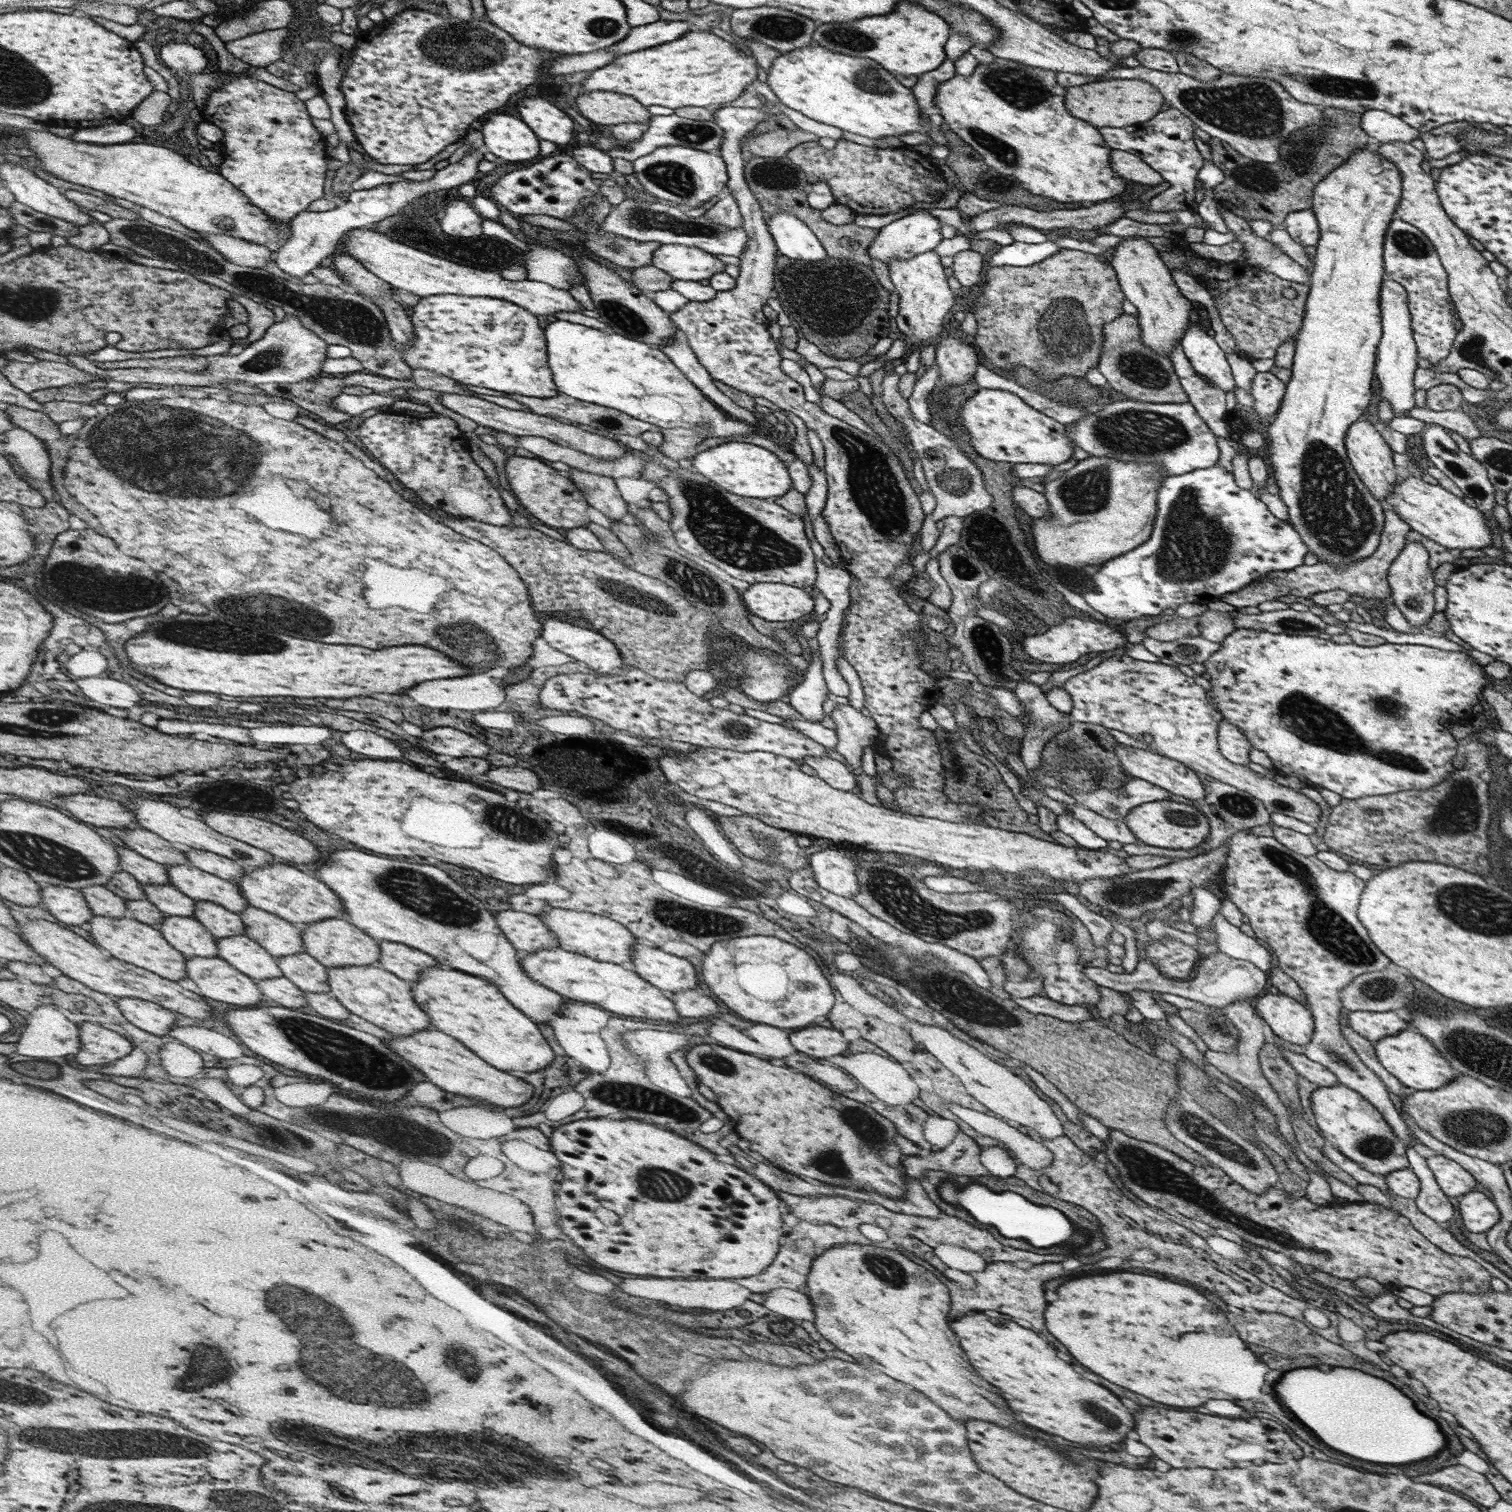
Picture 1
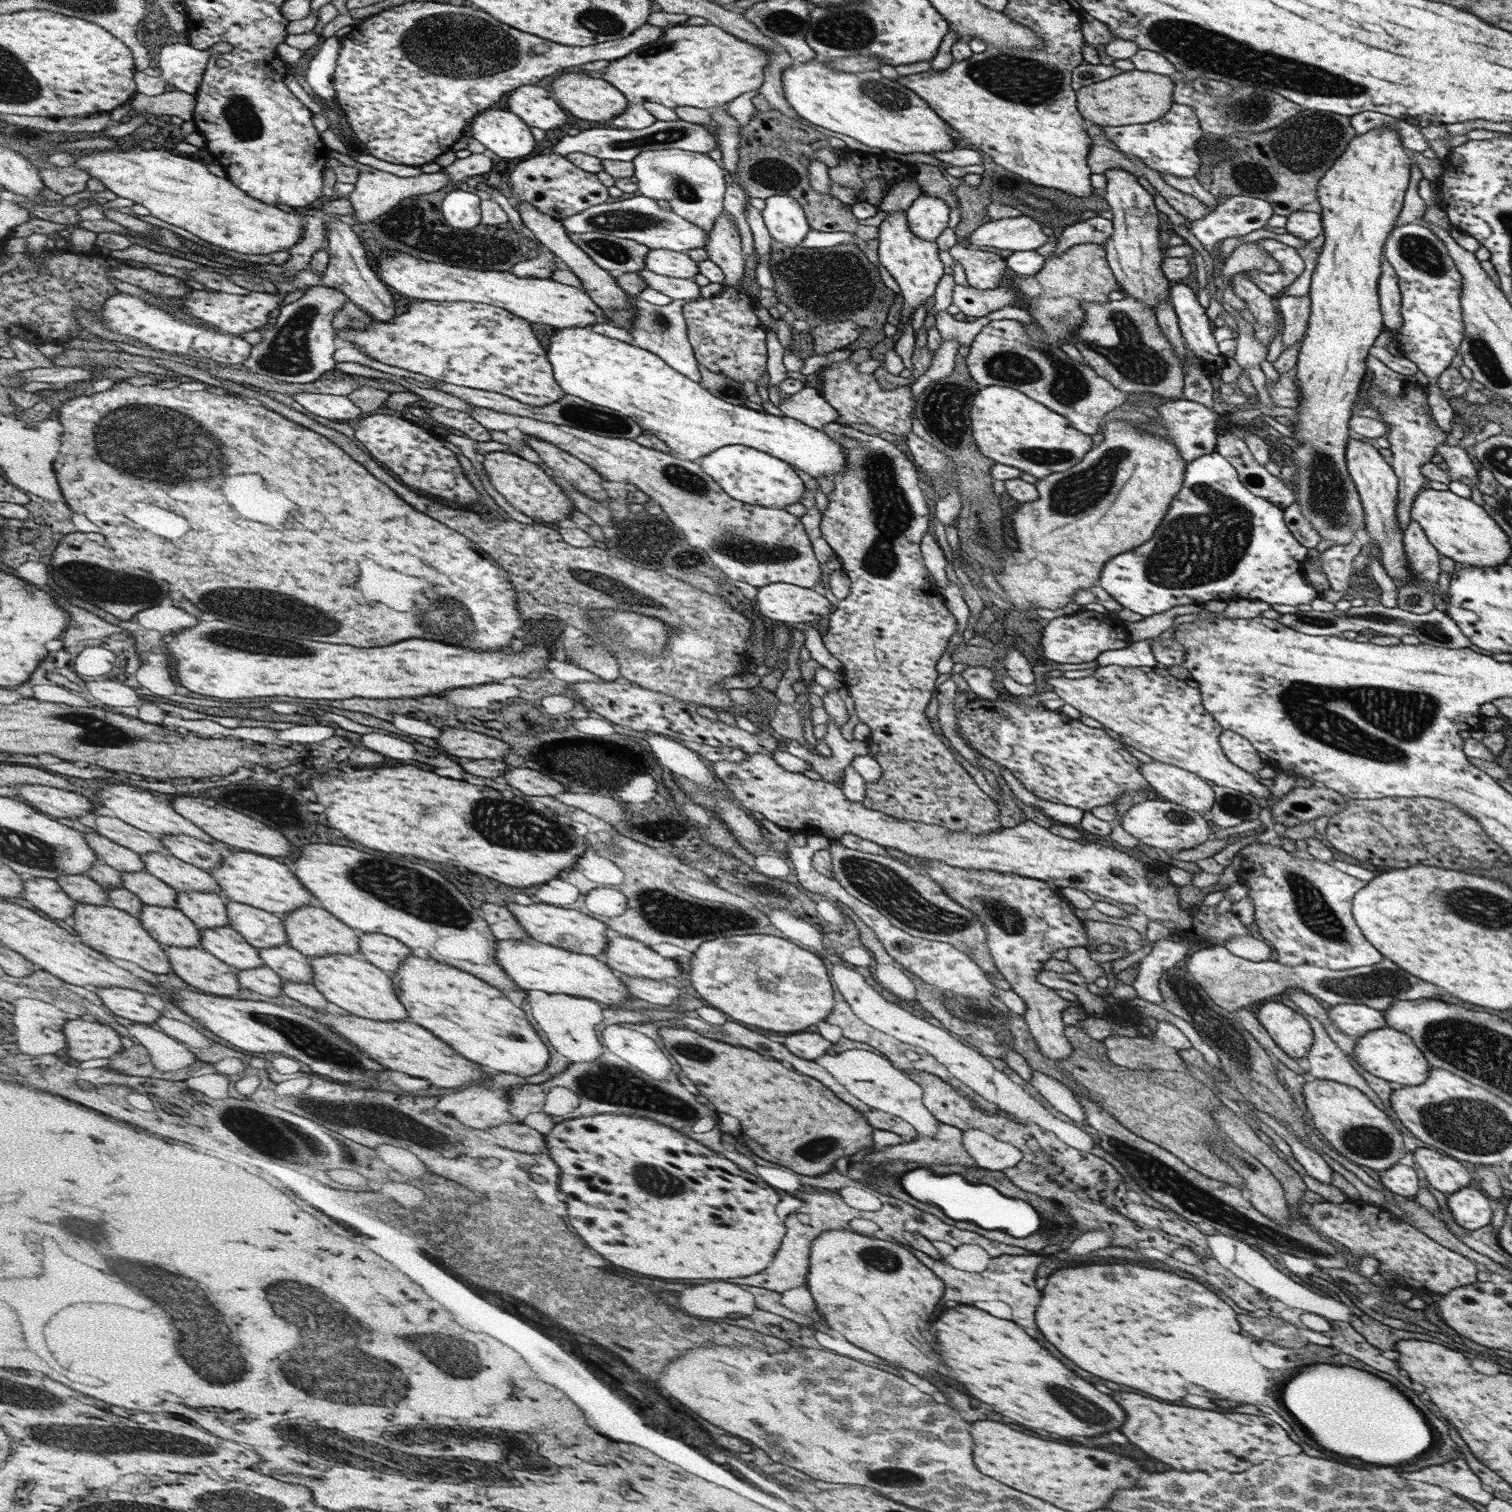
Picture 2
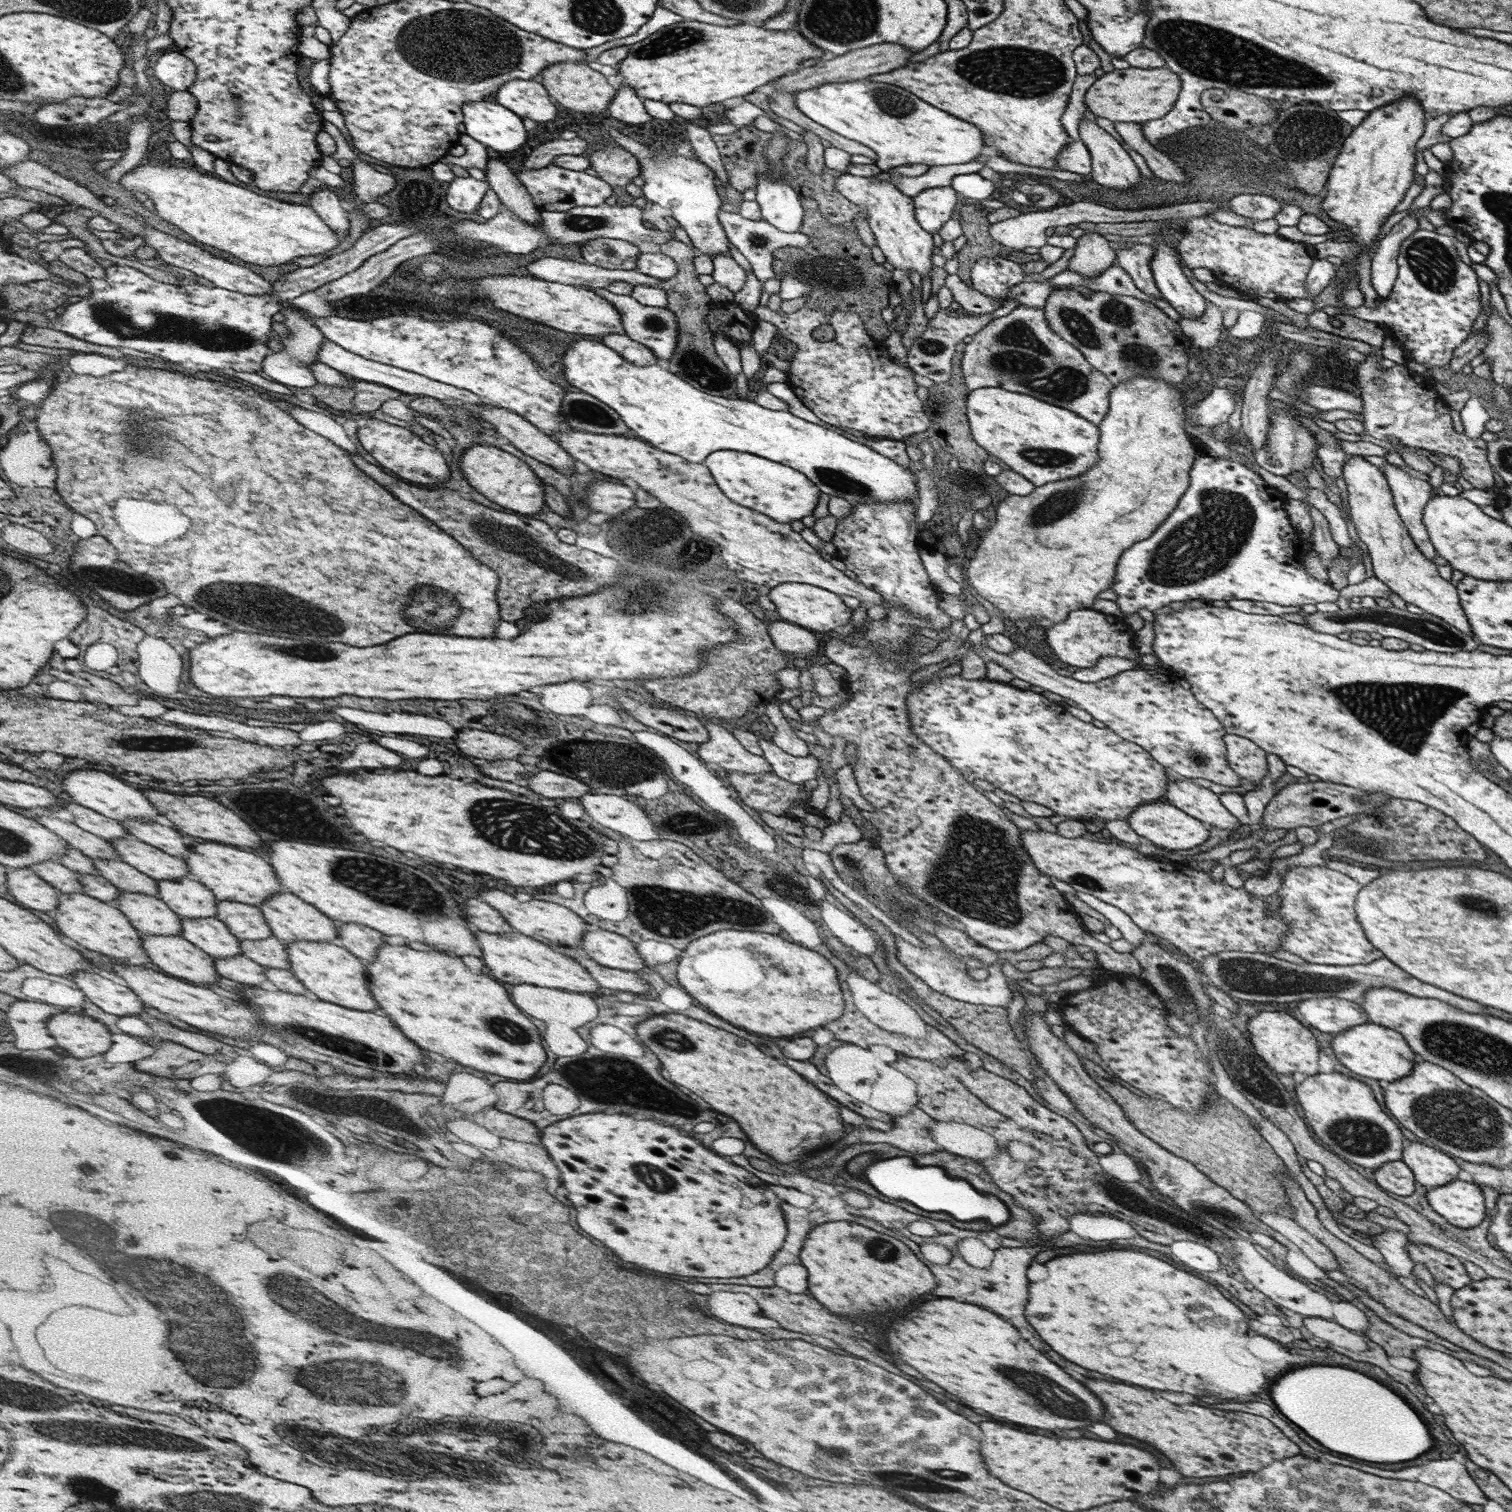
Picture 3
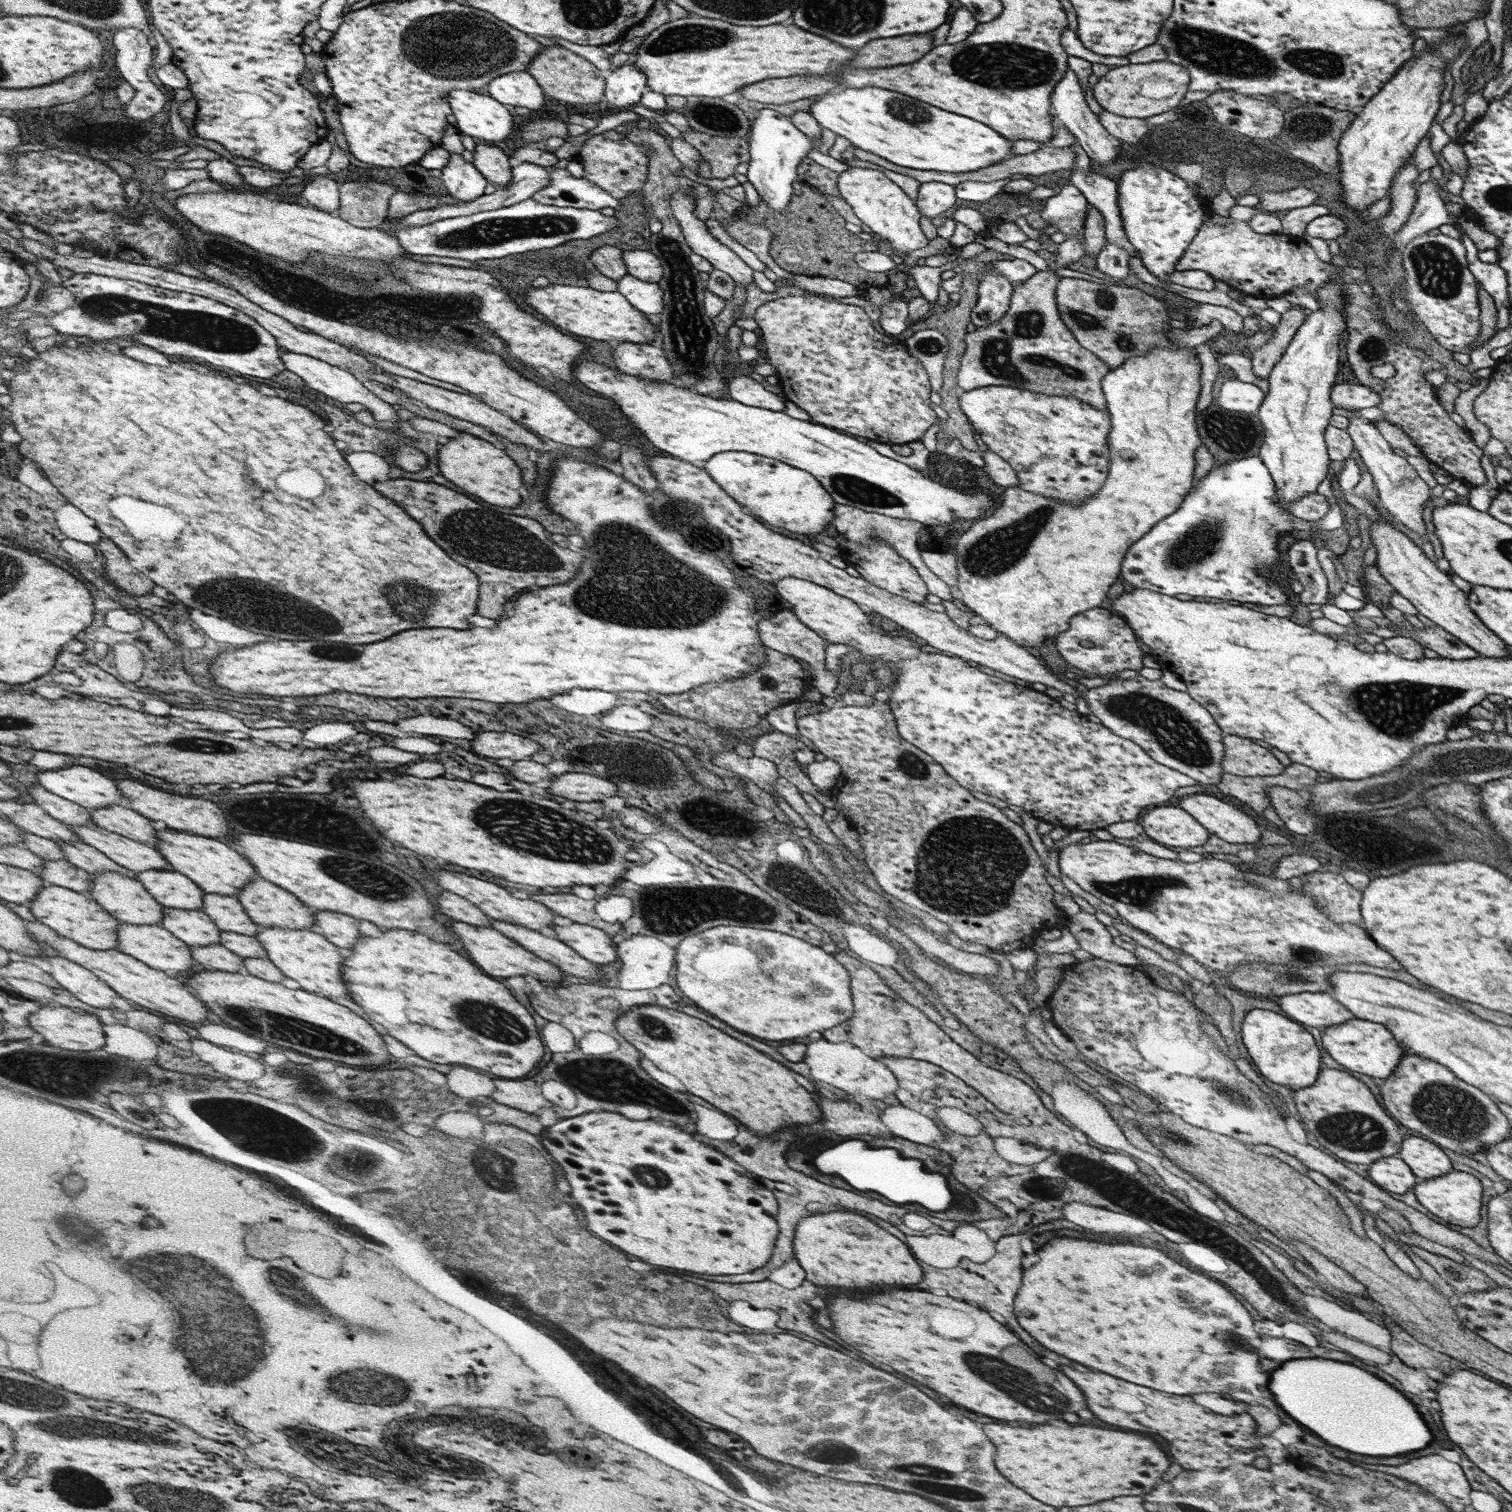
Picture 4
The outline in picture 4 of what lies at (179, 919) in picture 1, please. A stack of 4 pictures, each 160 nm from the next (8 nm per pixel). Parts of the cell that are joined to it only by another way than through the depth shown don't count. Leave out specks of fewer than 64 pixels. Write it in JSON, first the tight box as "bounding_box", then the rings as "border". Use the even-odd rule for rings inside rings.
{"bounding_box":[90,871,165,925],"border":[[[106,871],[94,875],[90,893],[124,923],[158,925],[164,918],[165,907],[146,889],[144,883],[121,872]]]}

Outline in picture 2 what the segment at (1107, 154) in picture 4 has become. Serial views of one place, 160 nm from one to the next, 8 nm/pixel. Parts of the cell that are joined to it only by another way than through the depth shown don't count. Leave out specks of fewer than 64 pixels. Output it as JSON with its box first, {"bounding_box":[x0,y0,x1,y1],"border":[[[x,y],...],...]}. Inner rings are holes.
{"bounding_box":[1102,168,1171,312],"border":[[[1109,168],[1103,172],[1107,178],[1106,188],[1102,192],[1104,200],[1114,214],[1113,231],[1104,242],[1108,267],[1112,269],[1118,284],[1124,288],[1124,294],[1137,298],[1155,312],[1160,301],[1171,304],[1169,282],[1162,272],[1164,256],[1160,249],[1160,218],[1153,197],[1148,189],[1140,185],[1137,176],[1124,169]]]}

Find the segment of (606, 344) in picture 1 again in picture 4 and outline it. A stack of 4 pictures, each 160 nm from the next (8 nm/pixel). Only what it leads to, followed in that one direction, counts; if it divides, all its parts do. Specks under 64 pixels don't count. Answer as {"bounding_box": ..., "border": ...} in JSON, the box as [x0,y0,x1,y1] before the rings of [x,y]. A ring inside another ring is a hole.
{"bounding_box":[574,361,998,528],"border":[[[593,361],[579,362],[574,373],[584,386],[618,402],[622,412],[634,424],[636,431],[642,436],[646,436],[654,448],[664,450],[668,455],[688,463],[702,465],[716,454],[728,452],[728,450],[764,455],[790,466],[799,467],[800,470],[806,470],[809,474],[814,475],[830,492],[835,504],[847,504],[866,512],[875,512],[900,520],[914,520],[922,523],[924,528],[948,526],[955,520],[976,522],[976,519],[980,518],[987,510],[998,506],[994,498],[990,498],[982,492],[980,494],[962,494],[954,488],[942,486],[919,470],[914,470],[910,466],[898,462],[898,460],[886,458],[867,442],[861,442],[850,434],[847,435],[820,423],[790,417],[784,411],[774,412],[765,408],[746,406],[724,394],[722,396],[700,396],[700,394],[688,392],[687,389],[678,388],[678,386],[683,386],[679,383],[658,382],[643,376],[640,378],[628,376],[626,371],[616,372],[616,369],[610,369],[606,365]]]}

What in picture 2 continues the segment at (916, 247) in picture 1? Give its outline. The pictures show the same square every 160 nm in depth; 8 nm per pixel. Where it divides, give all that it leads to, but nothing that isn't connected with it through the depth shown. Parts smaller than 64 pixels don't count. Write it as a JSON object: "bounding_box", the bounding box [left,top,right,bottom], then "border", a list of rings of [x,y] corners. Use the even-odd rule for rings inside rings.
{"bounding_box":[905,195,950,241],"border":[[[920,195],[911,200],[905,213],[907,214],[908,226],[920,238],[927,241],[935,239],[949,226],[950,208],[944,199],[934,195]]]}

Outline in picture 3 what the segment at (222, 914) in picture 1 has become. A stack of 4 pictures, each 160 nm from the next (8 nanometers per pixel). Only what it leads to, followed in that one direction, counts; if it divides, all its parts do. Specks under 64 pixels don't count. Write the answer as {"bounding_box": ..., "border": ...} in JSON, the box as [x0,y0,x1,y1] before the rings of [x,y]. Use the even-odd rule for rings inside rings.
{"bounding_box":[157,878,218,918],"border":[[[195,878],[160,879],[157,889],[157,896],[182,918],[208,918],[218,914],[218,897]]]}

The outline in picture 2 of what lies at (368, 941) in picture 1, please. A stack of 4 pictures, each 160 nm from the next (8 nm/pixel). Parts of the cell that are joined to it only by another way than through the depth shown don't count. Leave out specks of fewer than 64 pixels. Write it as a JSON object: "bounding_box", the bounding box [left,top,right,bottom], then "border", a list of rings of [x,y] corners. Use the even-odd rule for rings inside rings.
{"bounding_box":[282,905,360,958],"border":[[[304,905],[300,909],[286,913],[282,919],[285,924],[288,943],[310,958],[331,955],[332,953],[353,955],[360,952],[359,932],[348,926],[343,920],[336,918],[331,911],[327,911],[322,906]]]}

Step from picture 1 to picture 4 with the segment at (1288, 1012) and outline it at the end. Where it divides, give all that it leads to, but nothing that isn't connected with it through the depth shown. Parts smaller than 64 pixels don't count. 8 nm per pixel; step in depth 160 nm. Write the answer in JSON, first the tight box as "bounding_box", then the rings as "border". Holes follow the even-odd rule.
{"bounding_box":[1242,1009,1322,1088],"border":[[[1255,1009],[1242,1023],[1242,1042],[1258,1070],[1270,1082],[1282,1086],[1306,1088],[1316,1083],[1322,1056],[1316,1040],[1299,1022],[1270,1010]]]}

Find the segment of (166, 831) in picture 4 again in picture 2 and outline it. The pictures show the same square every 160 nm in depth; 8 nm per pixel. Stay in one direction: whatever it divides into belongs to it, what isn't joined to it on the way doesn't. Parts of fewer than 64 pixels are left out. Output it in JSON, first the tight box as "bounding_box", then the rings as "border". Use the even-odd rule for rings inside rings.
{"bounding_box":[210,850,320,916],"border":[[[221,850],[221,865],[210,870],[218,881],[221,892],[228,901],[236,901],[265,910],[280,916],[300,909],[304,905],[320,907],[320,901],[299,881],[298,875],[288,870],[286,864],[280,864],[272,857],[258,856],[258,853],[242,850]]]}

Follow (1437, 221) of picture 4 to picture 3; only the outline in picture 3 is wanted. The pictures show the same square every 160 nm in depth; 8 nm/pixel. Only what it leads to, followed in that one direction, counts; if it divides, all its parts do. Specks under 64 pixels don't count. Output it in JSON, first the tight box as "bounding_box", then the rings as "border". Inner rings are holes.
{"bounding_box":[1370,215,1420,299],"border":[[[1406,215],[1377,242],[1376,249],[1370,256],[1372,260],[1371,283],[1382,299],[1385,299],[1393,289],[1399,271],[1397,257],[1401,244],[1405,238],[1418,229],[1420,229],[1418,217]]]}

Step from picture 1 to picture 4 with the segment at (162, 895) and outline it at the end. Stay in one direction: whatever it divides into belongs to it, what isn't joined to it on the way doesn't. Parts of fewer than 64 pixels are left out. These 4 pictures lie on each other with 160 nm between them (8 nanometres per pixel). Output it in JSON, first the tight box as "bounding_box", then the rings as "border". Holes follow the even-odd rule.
{"bounding_box":[60,841,139,879],"border":[[[60,841],[60,846],[63,846],[67,859],[76,866],[85,868],[88,872],[94,875],[106,871],[121,872],[122,874],[139,879],[139,873],[112,860],[104,851],[98,850],[95,846],[80,842]]]}

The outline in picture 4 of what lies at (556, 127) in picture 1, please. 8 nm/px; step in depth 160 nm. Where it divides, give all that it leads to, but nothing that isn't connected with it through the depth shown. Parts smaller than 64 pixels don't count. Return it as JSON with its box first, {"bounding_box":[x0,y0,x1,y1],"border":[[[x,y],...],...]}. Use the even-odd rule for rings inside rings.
{"bounding_box":[488,70,544,111],"border":[[[527,70],[506,73],[488,85],[488,94],[505,105],[524,106],[536,111],[544,104],[544,94],[537,81]]]}

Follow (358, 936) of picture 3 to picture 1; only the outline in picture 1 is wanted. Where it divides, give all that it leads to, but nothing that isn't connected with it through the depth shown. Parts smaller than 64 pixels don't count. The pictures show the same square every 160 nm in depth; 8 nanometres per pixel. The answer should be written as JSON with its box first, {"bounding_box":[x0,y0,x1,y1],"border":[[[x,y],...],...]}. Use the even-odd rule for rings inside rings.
{"bounding_box":[376,942,437,984],"border":[[[379,942],[382,948],[381,958],[376,966],[384,966],[387,971],[407,979],[412,984],[418,981],[424,970],[436,968],[437,960],[432,956],[396,942]]]}

